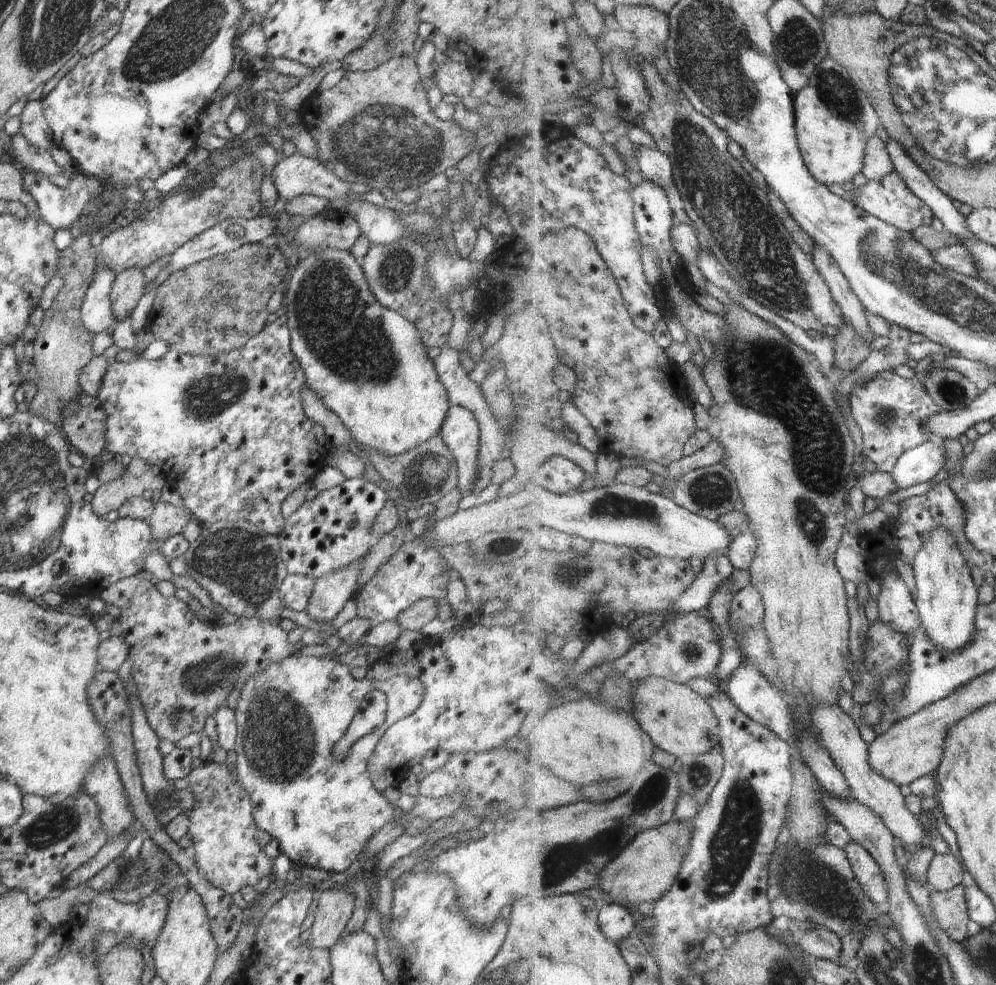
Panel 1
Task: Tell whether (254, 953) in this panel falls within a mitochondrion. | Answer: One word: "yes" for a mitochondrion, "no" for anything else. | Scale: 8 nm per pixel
no

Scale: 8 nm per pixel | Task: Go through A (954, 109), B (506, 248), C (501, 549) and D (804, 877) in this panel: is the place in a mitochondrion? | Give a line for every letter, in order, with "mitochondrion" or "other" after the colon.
A: mitochondrion
B: other
C: mitochondrion
D: mitochondrion

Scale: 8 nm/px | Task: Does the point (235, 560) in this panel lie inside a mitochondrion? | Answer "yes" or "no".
yes

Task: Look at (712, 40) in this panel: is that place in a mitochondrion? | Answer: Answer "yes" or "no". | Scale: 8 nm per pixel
yes

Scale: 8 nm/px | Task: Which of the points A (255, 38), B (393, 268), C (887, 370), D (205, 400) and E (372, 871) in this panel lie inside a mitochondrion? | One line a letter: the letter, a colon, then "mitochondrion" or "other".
A: other
B: mitochondrion
C: other
D: mitochondrion
E: other

